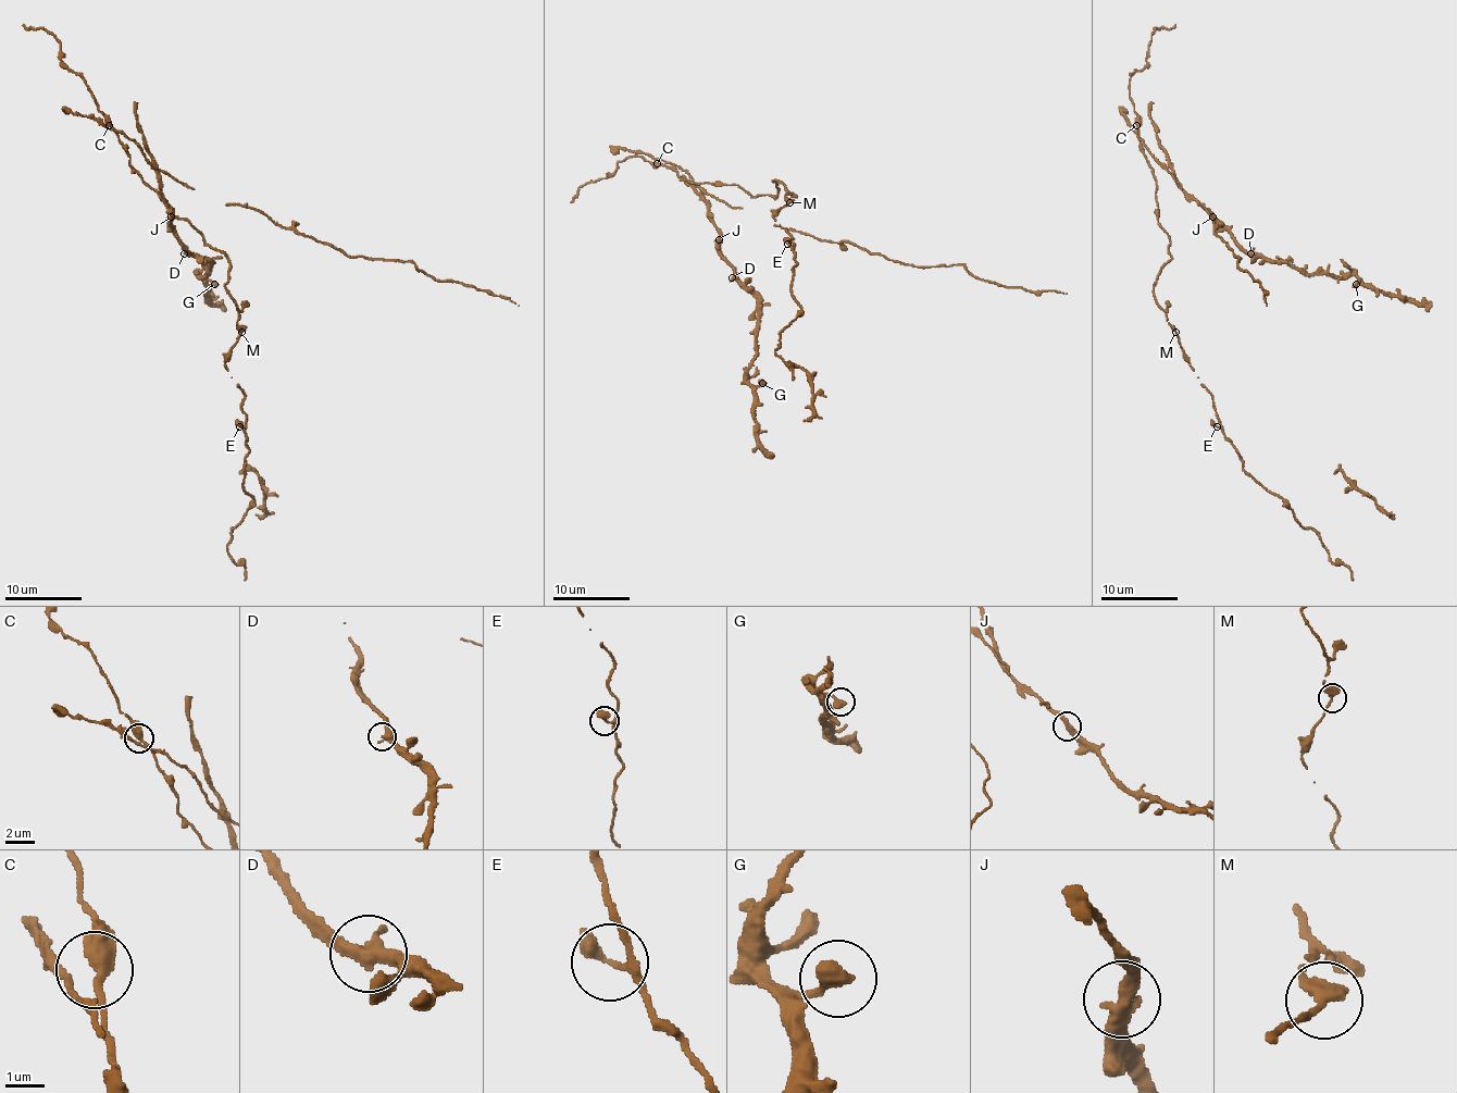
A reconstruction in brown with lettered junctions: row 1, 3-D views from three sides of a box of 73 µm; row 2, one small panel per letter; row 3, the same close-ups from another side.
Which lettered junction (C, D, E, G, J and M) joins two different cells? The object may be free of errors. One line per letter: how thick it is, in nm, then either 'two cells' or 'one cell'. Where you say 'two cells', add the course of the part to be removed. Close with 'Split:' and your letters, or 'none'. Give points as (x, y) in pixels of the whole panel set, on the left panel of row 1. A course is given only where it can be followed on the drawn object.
C: 400 nm | one cell
D: 360 nm | one cell
E: 320 nm | one cell
G: 480 nm | one cell
J: 400 nm | one cell
M: 340 nm | one cell
Split: none

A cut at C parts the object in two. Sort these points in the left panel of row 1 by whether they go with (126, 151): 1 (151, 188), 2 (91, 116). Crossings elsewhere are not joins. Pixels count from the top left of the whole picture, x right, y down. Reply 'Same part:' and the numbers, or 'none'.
Same part: 1

